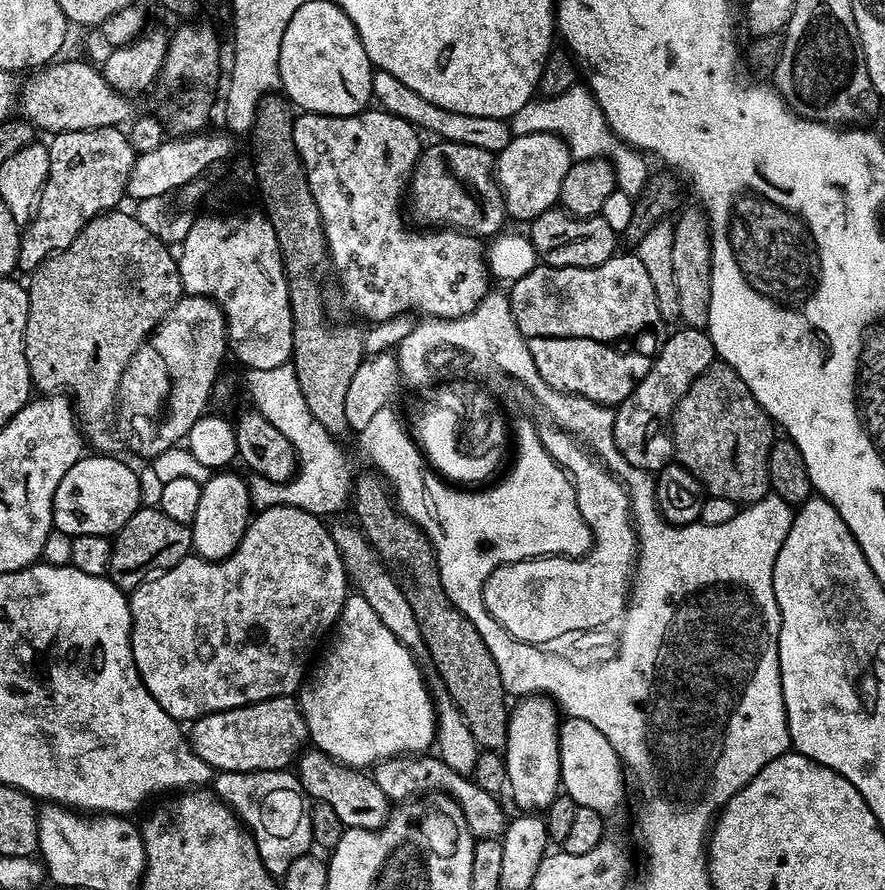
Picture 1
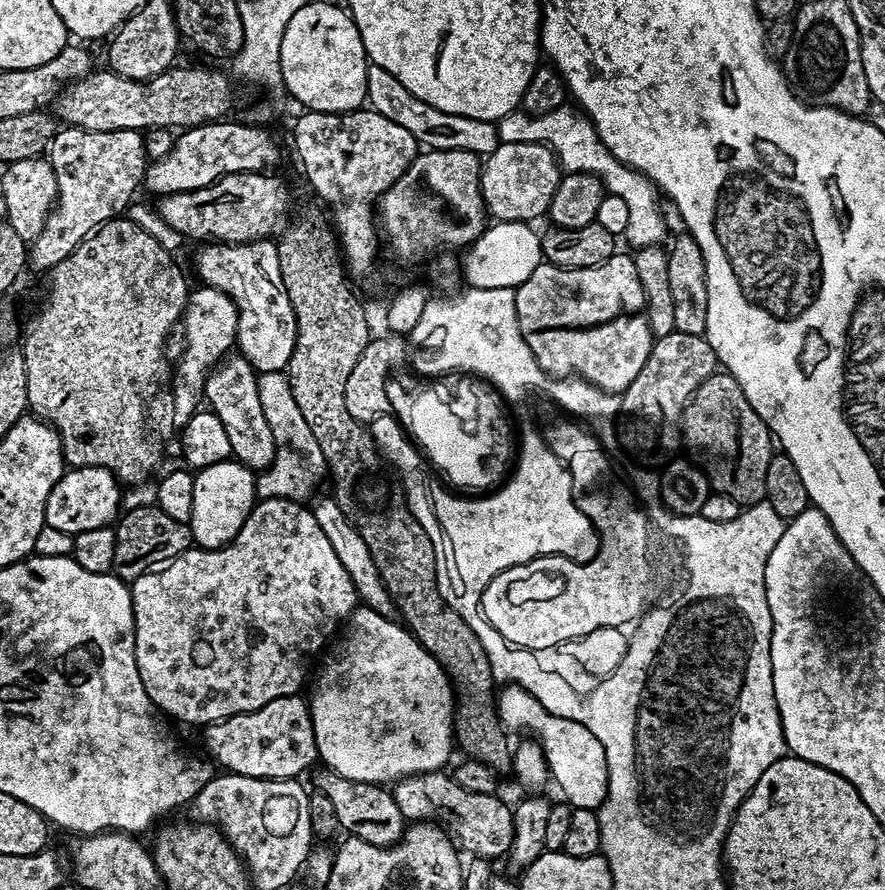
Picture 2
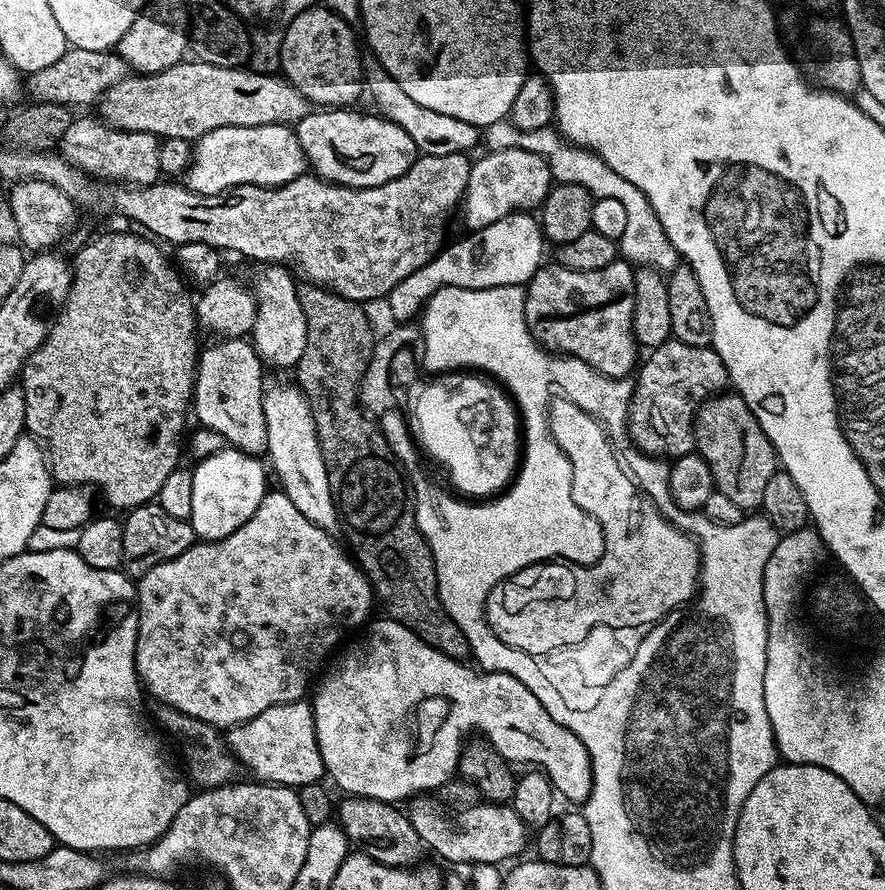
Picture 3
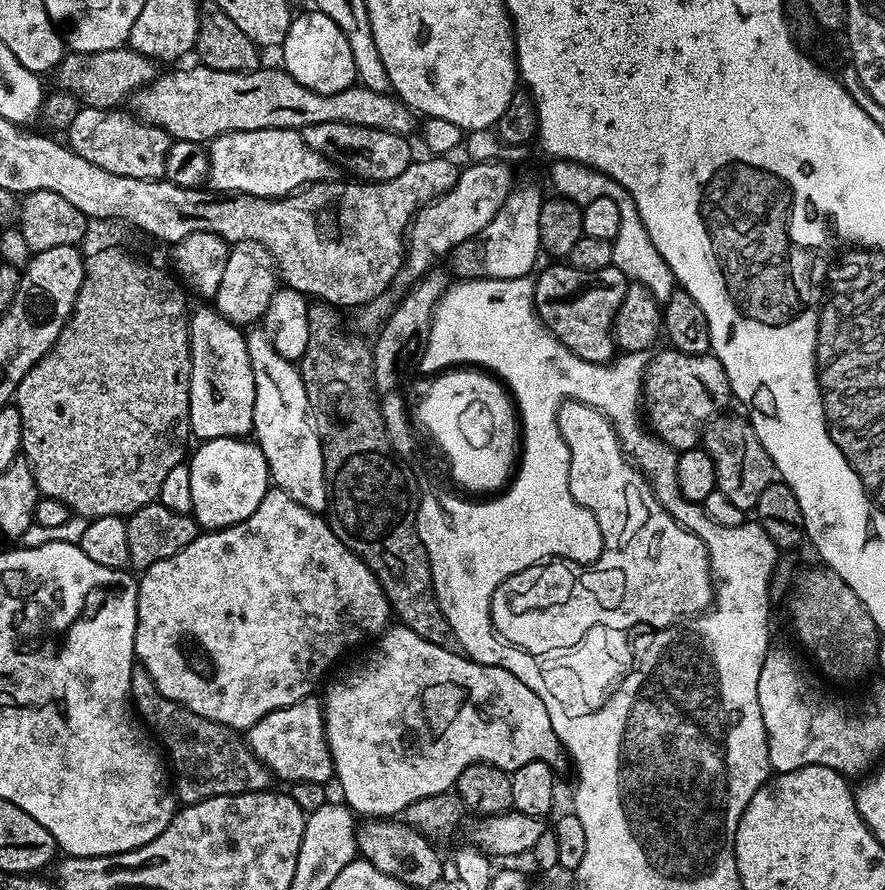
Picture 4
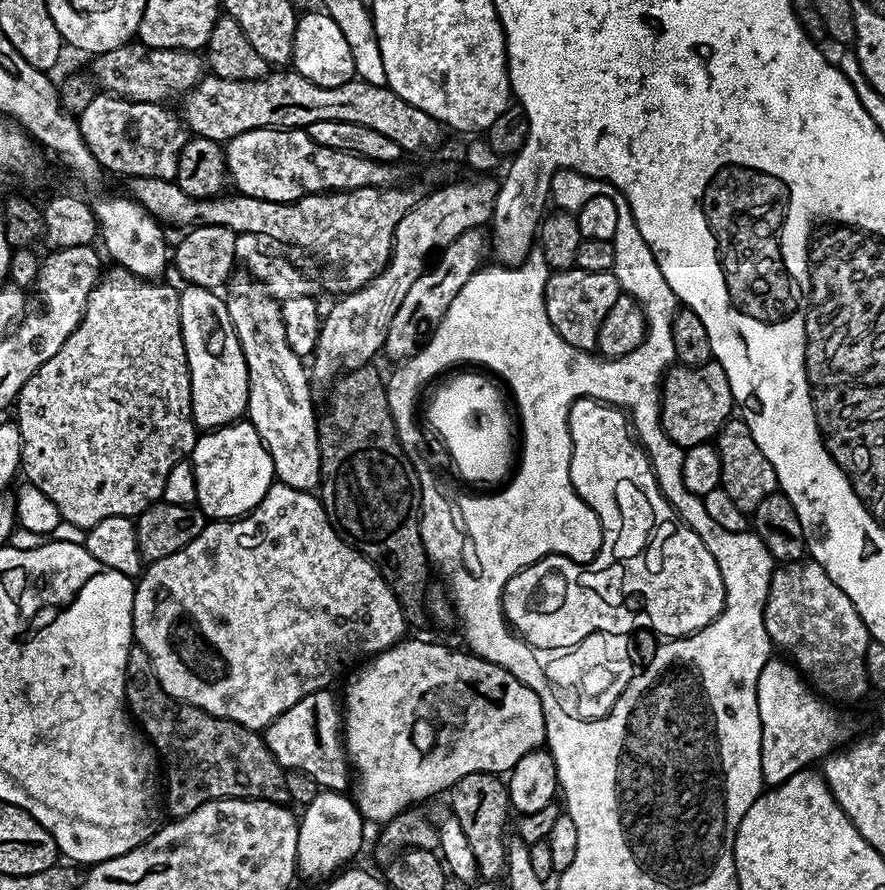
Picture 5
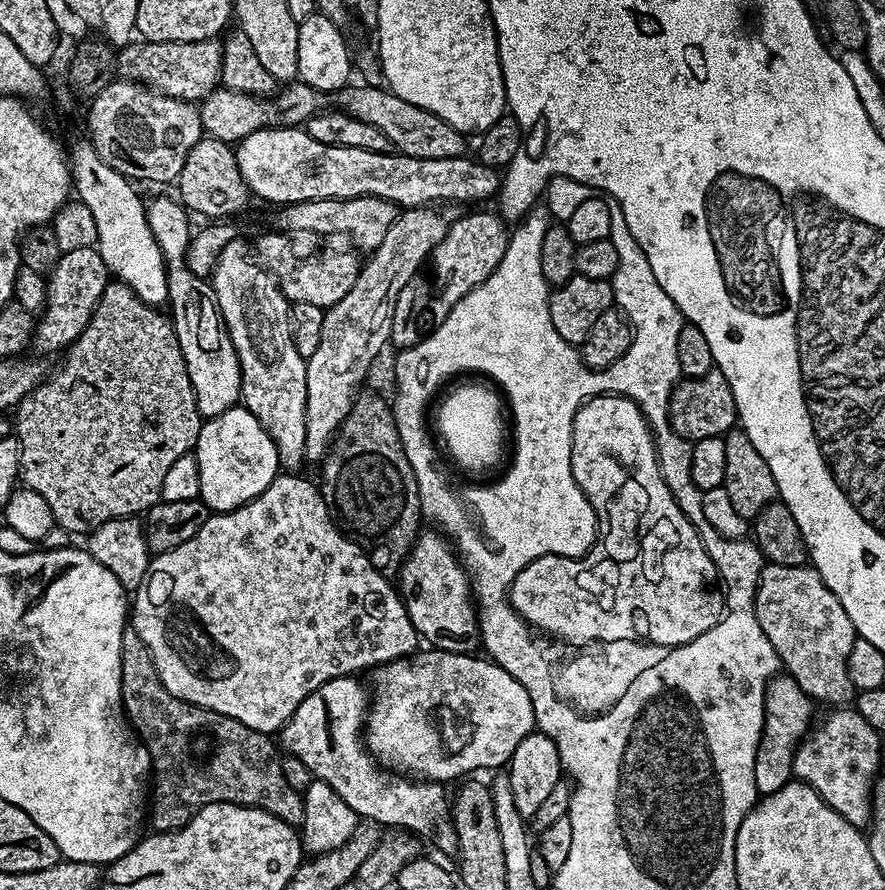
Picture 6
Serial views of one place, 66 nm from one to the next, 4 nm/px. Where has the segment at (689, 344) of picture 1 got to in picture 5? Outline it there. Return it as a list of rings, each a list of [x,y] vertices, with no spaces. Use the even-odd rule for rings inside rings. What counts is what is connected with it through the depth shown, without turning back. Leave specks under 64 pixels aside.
[[[715,362],[691,368],[682,363],[669,367],[660,389],[660,417],[666,434],[680,448],[709,443],[733,415],[734,401],[726,370]]]

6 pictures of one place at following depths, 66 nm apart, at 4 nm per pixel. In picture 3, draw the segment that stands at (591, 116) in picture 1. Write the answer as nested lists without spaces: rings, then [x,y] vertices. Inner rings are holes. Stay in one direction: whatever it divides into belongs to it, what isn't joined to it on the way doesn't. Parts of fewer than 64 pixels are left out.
[[[506,118],[489,123],[482,130],[482,142],[485,149],[491,152],[522,149],[536,153],[546,161],[555,183],[581,185],[591,193],[593,199],[615,198],[618,202],[622,202],[622,206],[626,206],[626,231],[618,241],[619,255],[633,266],[657,270],[671,270],[676,267],[678,257],[674,246],[666,238],[666,230],[662,230],[662,222],[658,222],[642,190],[638,190],[636,186],[627,182],[626,178],[610,170],[610,166],[602,162],[602,158],[596,152],[568,143],[551,125],[539,130],[522,131],[515,128]]]

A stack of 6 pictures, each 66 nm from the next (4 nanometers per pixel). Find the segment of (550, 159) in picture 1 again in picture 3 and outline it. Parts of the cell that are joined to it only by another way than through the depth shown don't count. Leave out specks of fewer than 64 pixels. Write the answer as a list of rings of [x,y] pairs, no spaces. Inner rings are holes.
[[[522,149],[485,151],[481,160],[472,160],[470,182],[462,201],[464,220],[472,230],[479,230],[515,212],[539,209],[553,186],[550,168],[543,157]]]

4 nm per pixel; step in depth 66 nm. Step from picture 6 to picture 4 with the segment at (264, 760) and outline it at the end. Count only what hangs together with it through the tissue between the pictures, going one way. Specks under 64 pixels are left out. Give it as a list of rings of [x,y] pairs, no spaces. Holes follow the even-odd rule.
[[[139,666],[133,667],[130,678],[132,691],[132,706],[137,716],[150,729],[151,735],[158,741],[161,749],[166,753],[167,763],[170,765],[170,776],[174,781],[176,799],[181,805],[197,804],[215,796],[237,796],[247,792],[266,792],[273,787],[272,771],[250,750],[247,739],[237,729],[226,726],[222,722],[214,722],[210,718],[202,718],[202,714],[194,714],[194,710],[186,710],[178,702],[166,698],[154,686],[154,678]]]

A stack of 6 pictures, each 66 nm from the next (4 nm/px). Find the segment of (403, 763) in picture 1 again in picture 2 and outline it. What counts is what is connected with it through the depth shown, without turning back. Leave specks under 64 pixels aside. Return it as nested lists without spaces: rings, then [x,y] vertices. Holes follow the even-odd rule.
[[[444,770],[423,772],[396,781],[391,793],[394,802],[398,802],[398,810],[402,810],[405,821],[439,822],[446,826],[446,831],[453,841],[473,857],[484,857],[491,862],[496,860],[495,856],[507,857],[512,851],[514,840],[512,808],[504,805],[499,795],[467,792],[446,773]]]

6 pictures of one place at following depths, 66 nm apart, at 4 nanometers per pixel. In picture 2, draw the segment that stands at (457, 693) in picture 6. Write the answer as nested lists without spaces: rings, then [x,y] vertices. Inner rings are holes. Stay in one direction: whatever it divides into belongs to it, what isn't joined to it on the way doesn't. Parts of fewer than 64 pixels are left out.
[[[358,606],[348,617],[342,635],[323,653],[319,664],[320,673],[316,676],[316,685],[312,688],[312,696],[309,695],[307,701],[308,709],[312,715],[312,725],[314,726],[316,755],[322,761],[322,764],[324,760],[323,767],[327,771],[336,772],[342,778],[362,784],[392,786],[395,785],[396,781],[404,780],[408,776],[417,776],[423,772],[438,772],[445,767],[444,763],[447,762],[452,748],[454,752],[454,688],[444,667],[414,639],[403,623],[378,614],[369,608]],[[516,684],[501,687],[495,701],[496,711],[500,713],[500,722],[509,733],[533,732],[544,757],[548,762],[551,779],[556,780],[565,801],[573,808],[599,809],[608,793],[608,767],[606,766],[606,750],[602,750],[602,742],[582,726],[582,722],[574,722],[571,717],[562,718],[550,714],[530,695],[525,688]]]

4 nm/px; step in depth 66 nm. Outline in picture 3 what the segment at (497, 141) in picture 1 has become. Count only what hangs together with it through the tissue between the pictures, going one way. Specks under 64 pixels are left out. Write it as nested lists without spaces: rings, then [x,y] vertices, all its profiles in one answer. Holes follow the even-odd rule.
[[[368,58],[362,64],[362,84],[376,106],[375,111],[385,120],[401,126],[406,134],[413,139],[419,153],[426,156],[469,153],[470,149],[478,146],[482,140],[481,129],[473,121],[453,118],[445,112],[429,110],[426,106],[415,102],[406,94],[404,88],[398,85],[387,70],[380,64],[379,59]]]

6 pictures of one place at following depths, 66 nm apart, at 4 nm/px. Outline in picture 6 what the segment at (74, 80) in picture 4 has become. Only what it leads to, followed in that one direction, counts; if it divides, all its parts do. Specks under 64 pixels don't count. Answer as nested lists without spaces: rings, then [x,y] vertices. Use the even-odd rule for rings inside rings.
[[[219,39],[202,42],[129,42],[116,53],[116,70],[132,80],[170,98],[202,102],[221,87],[223,43]]]

